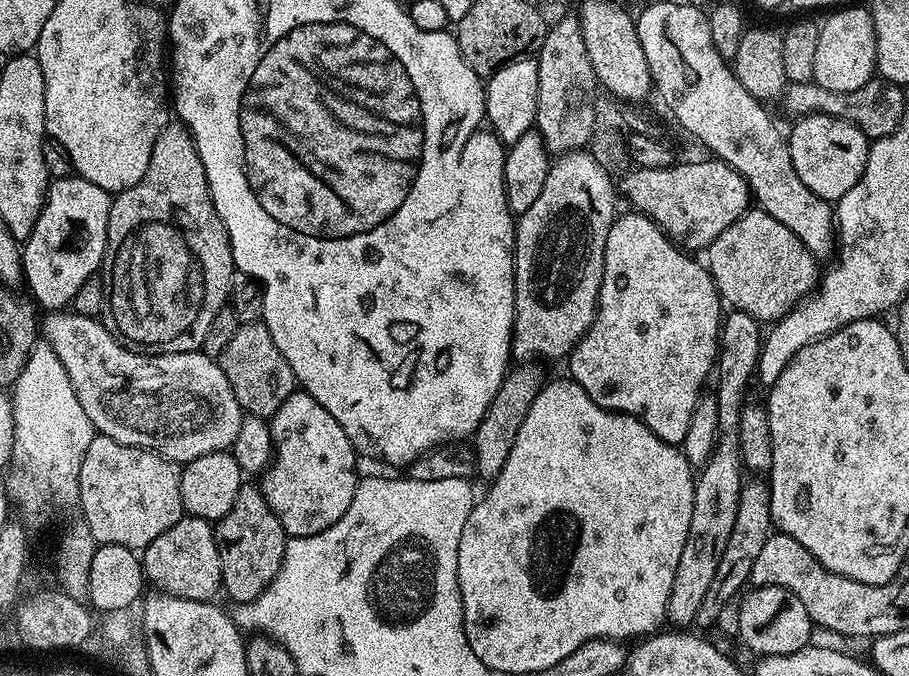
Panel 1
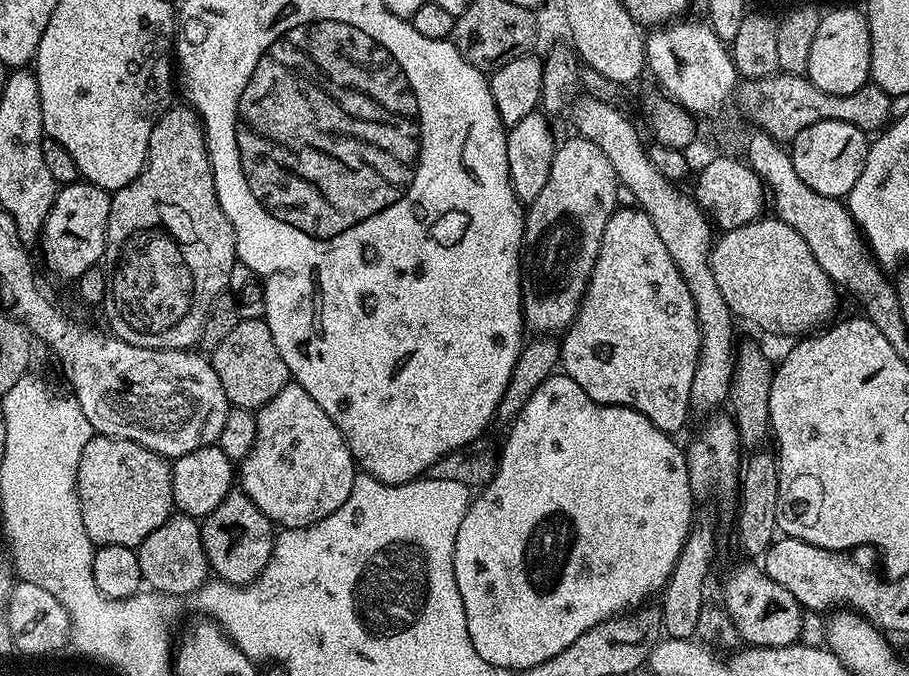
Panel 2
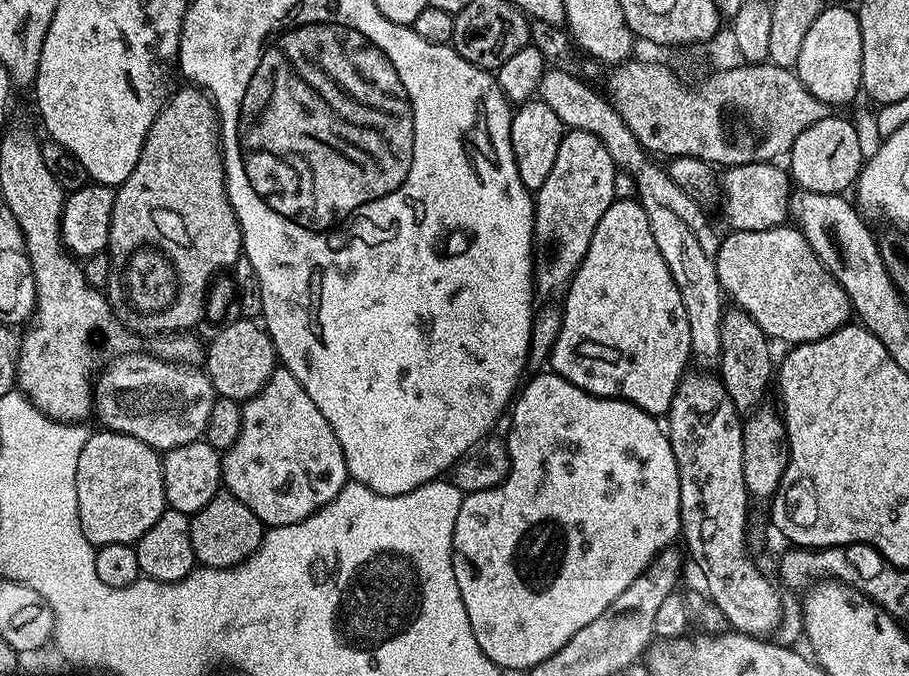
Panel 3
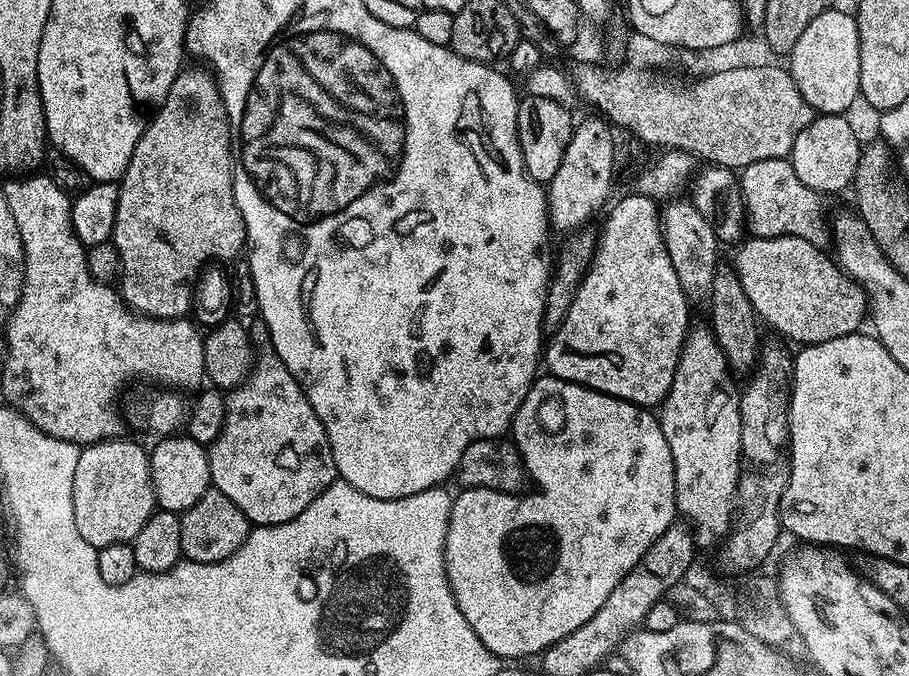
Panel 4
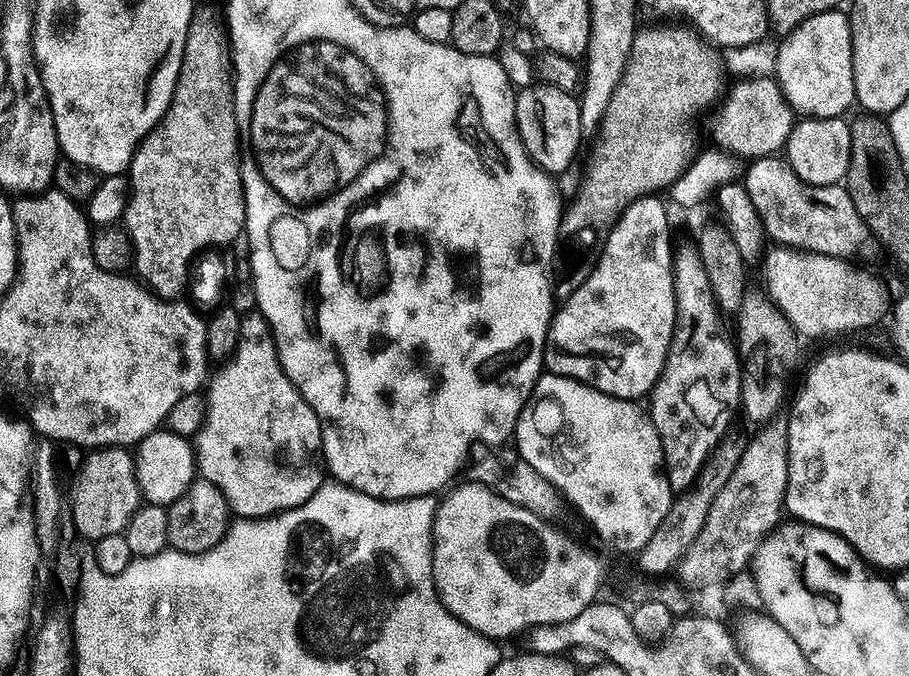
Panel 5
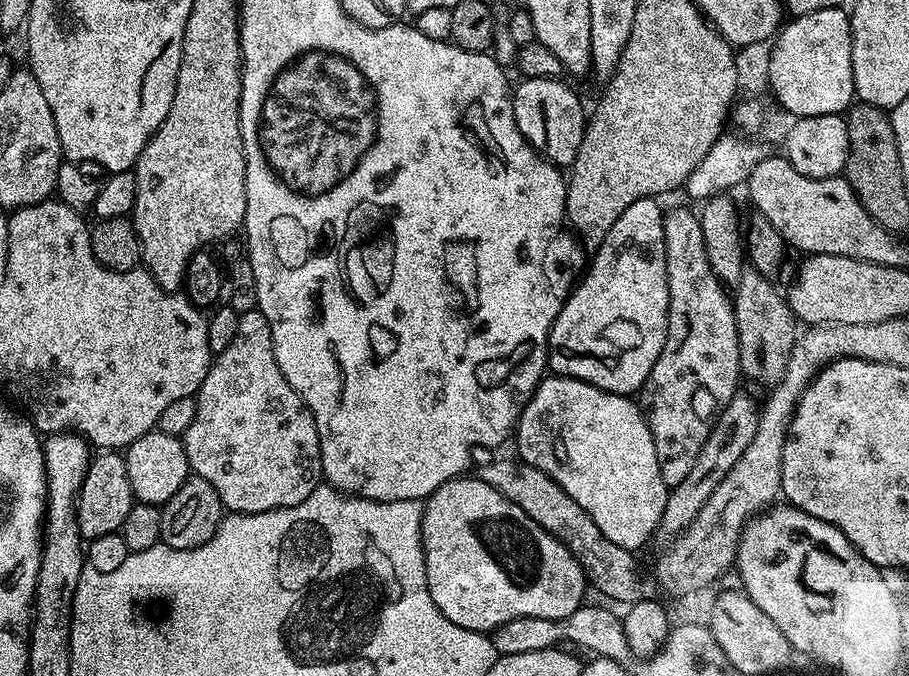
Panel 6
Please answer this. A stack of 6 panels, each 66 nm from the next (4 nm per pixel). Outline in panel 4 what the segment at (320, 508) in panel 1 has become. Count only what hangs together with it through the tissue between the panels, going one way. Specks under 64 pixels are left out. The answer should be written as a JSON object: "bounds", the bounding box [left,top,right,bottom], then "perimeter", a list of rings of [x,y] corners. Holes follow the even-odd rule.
{"bounds":[208,350,338,526],"perimeter":[[[265,350],[261,356],[259,353],[249,375],[227,393],[226,418],[218,438],[208,448],[208,461],[212,487],[226,494],[226,498],[246,514],[252,526],[281,524],[290,522],[290,518],[298,518],[298,514],[302,514],[318,494],[325,492],[338,479],[332,447],[318,414],[314,414],[306,394],[290,370],[286,370],[271,350]]]}

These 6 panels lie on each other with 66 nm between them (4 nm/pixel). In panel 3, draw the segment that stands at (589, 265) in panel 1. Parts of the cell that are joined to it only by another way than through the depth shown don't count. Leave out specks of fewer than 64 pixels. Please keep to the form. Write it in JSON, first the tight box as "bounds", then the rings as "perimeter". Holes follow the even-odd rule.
{"bounds":[532,128,618,296],"perimeter":[[[576,128],[565,131],[562,142],[558,146],[558,158],[554,158],[554,166],[551,168],[550,174],[546,177],[546,182],[542,182],[542,186],[535,189],[534,192],[534,203],[536,206],[536,221],[534,222],[534,230],[532,231],[532,243],[534,245],[534,288],[539,295],[540,292],[544,296],[552,296],[555,292],[563,293],[568,285],[571,284],[572,277],[580,269],[580,263],[586,258],[586,252],[590,250],[590,240],[594,238],[594,230],[598,230],[598,222],[602,222],[602,214],[606,214],[606,210],[610,207],[612,201],[617,199],[616,174],[618,174],[616,163],[611,160],[609,150],[606,150],[606,146],[602,144],[594,133]]]}

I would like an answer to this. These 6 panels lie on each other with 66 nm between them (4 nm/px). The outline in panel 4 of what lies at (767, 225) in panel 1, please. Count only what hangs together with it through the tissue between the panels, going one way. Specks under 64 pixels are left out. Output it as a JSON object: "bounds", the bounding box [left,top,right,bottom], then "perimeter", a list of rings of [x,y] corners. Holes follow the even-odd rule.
{"bounds":[734,236,869,346],"perimeter":[[[752,236],[736,249],[734,267],[742,282],[742,290],[746,290],[746,298],[750,298],[750,306],[754,306],[757,317],[767,327],[769,324],[774,331],[781,332],[788,340],[793,340],[796,346],[830,342],[830,338],[857,331],[863,320],[865,323],[869,315],[868,296],[859,284],[855,284],[840,269],[835,259],[829,253],[827,256],[817,245],[797,236]]]}

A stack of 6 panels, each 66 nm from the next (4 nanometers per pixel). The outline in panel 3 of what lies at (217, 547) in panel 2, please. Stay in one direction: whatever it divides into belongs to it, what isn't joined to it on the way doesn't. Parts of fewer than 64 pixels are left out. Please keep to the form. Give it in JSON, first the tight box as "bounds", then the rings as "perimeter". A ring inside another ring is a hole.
{"bounds":[190,490,266,568],"perimeter":[[[221,490],[190,520],[190,542],[194,546],[197,565],[205,568],[232,568],[258,550],[265,531],[266,525],[252,513],[250,506],[238,502],[238,498],[234,498],[227,490]]]}

